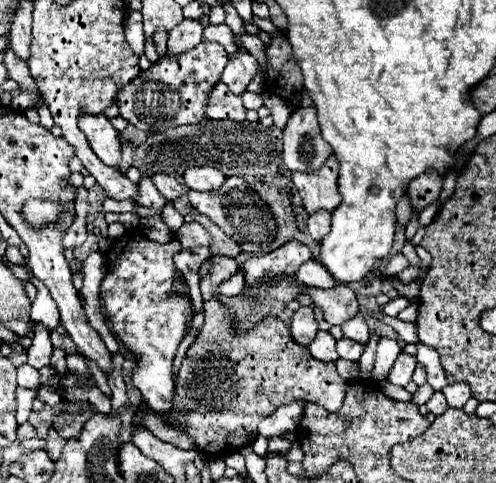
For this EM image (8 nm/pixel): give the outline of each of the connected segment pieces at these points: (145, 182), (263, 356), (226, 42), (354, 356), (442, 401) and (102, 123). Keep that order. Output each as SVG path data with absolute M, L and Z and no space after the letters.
M142 177L142 181L138 183L138 189L140 189L140 195L136 199L138 205L144 205L144 207L150 207L154 209L158 215L162 215L162 209L164 209L164 203L166 199L158 193L158 189L154 187L152 179L150 177Z
M212 255L210 259L210 271L200 281L202 295L206 297L204 325L182 361L174 411L166 419L168 423L186 421L184 431L194 439L196 449L208 457L226 457L242 445L250 445L258 435L258 423L284 403L310 401L336 413L344 401L342 391L346 391L346 381L340 379L336 365L314 359L308 347L292 339L284 321L266 317L254 331L236 333L230 329L226 307L210 297L237 269L233 258Z
M222 23L222 25L208 25L208 27L204 29L204 39L206 39L206 41L220 43L230 55L238 49L238 47L234 45L234 33L230 31L230 27L228 27L226 23Z
M340 339L338 341L338 355L342 359L346 359L346 361L358 361L360 355L362 355L362 351L364 351L364 347L358 345L352 339Z
M436 391L436 393L430 397L430 401L426 403L426 407L428 407L430 413L440 415L440 413L444 413L444 411L448 409L448 403L446 403L446 397L444 397L440 391Z
M82 113L78 117L78 127L84 131L92 151L98 159L110 167L118 167L120 161L120 139L106 115Z

